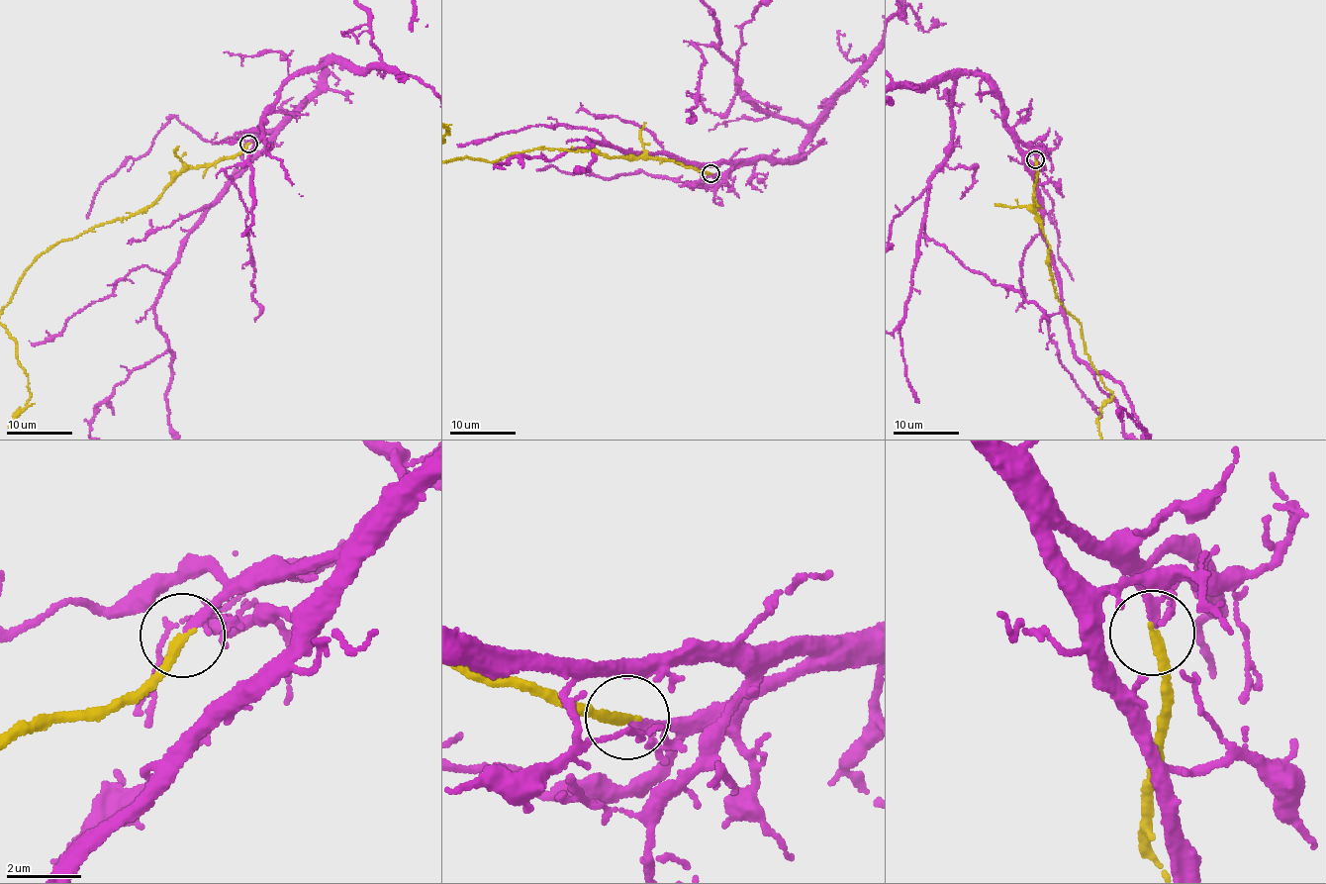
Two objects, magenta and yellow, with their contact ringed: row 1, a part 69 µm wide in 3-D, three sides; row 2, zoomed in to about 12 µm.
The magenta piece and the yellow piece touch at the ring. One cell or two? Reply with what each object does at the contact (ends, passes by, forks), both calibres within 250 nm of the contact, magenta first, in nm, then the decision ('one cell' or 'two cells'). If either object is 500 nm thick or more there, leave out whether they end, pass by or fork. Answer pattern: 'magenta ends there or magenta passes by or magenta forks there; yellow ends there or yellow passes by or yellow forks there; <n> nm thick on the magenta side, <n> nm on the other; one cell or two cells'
magenta forks there; yellow ends there; 140 nm thick on the magenta side, 280 nm on the other; one cell

